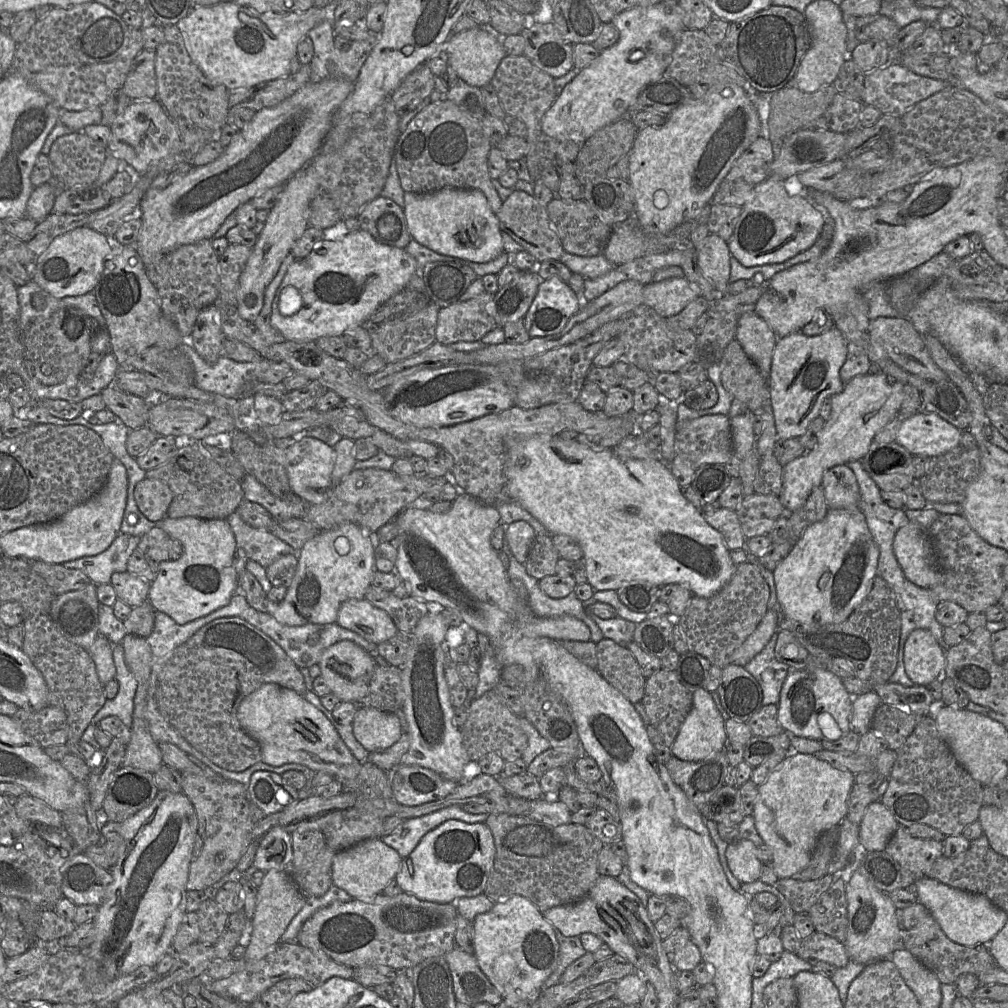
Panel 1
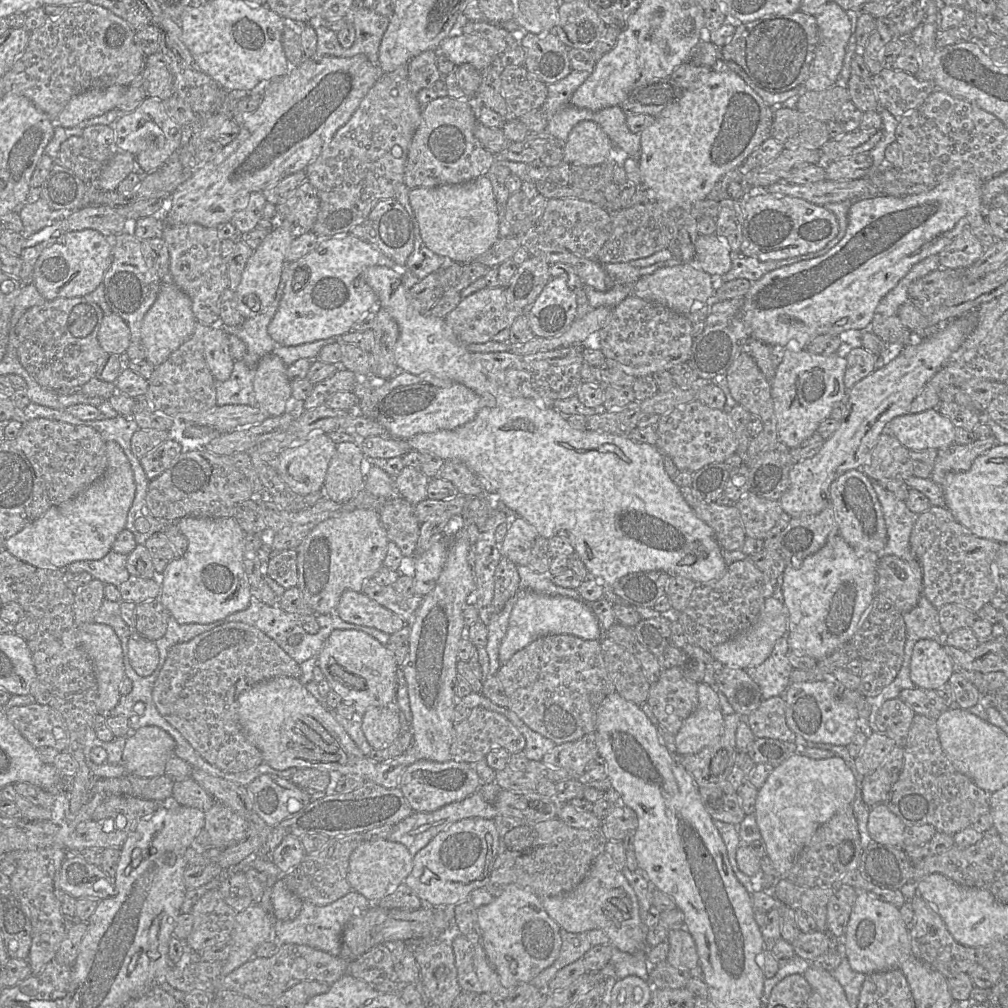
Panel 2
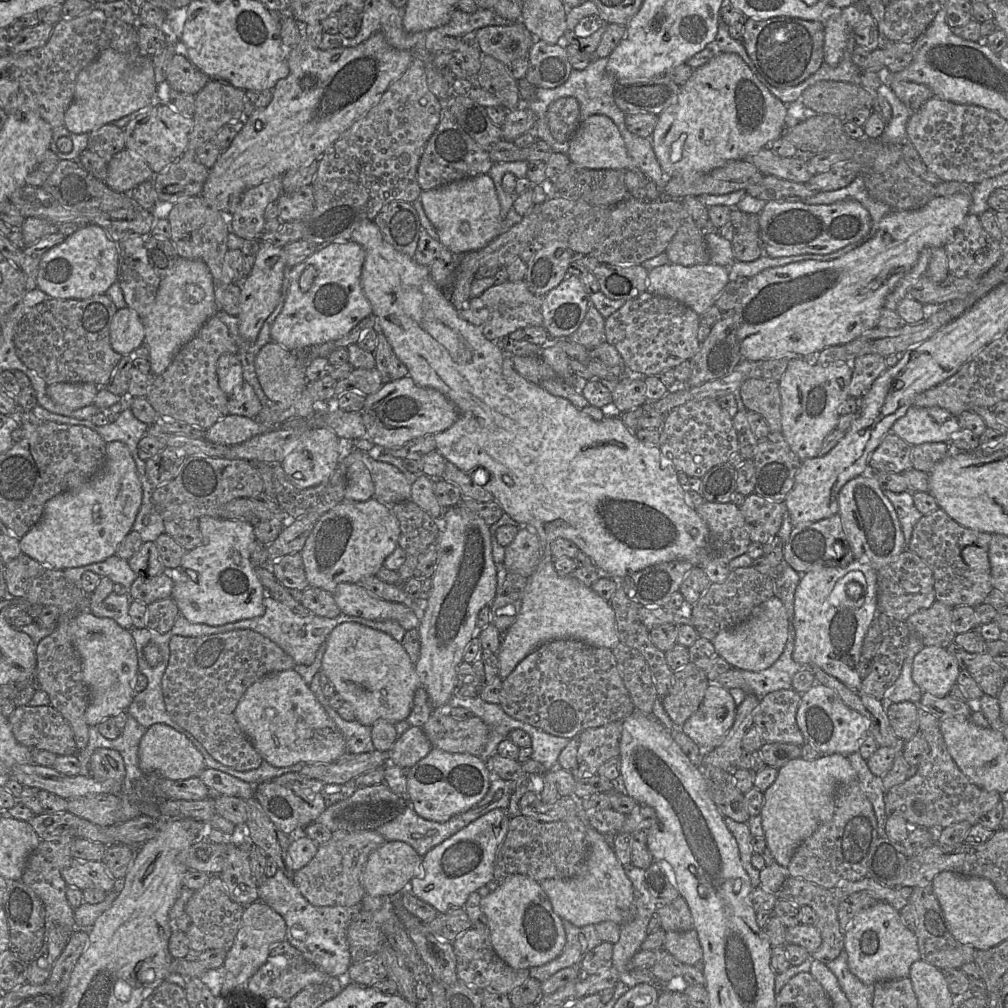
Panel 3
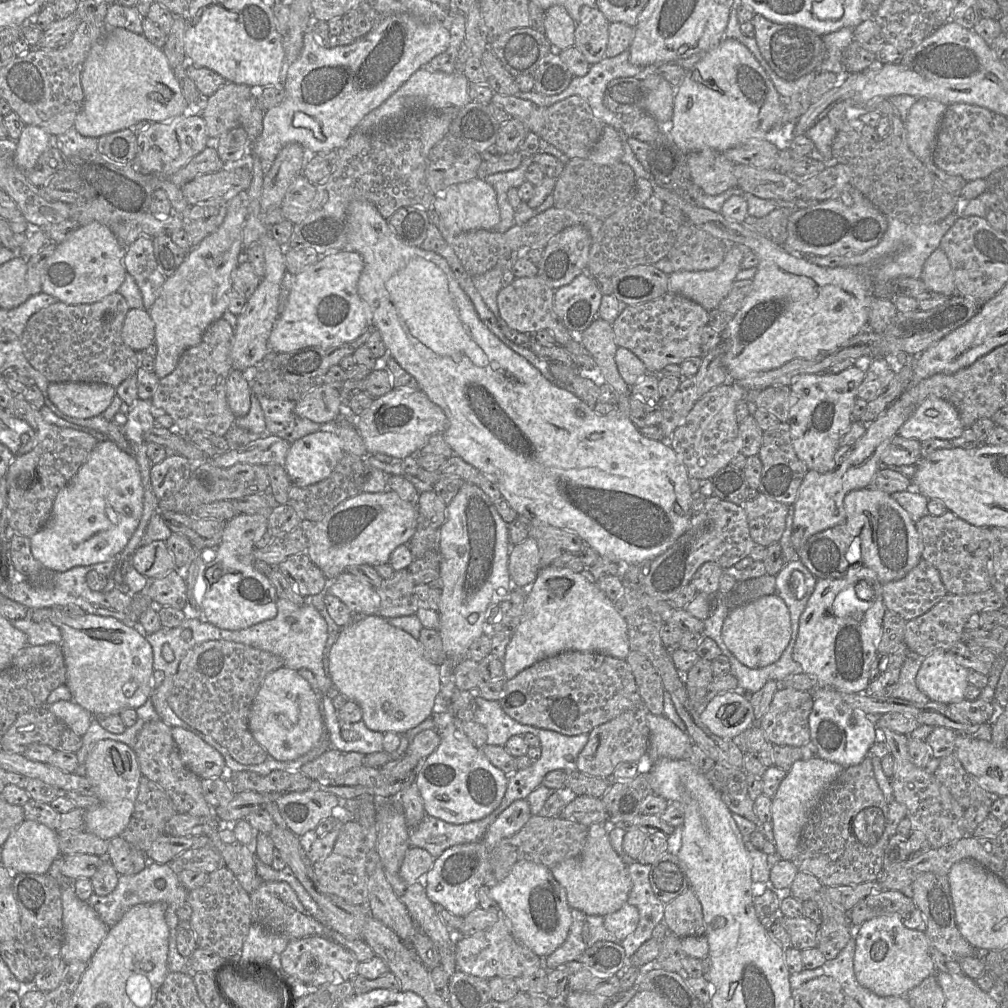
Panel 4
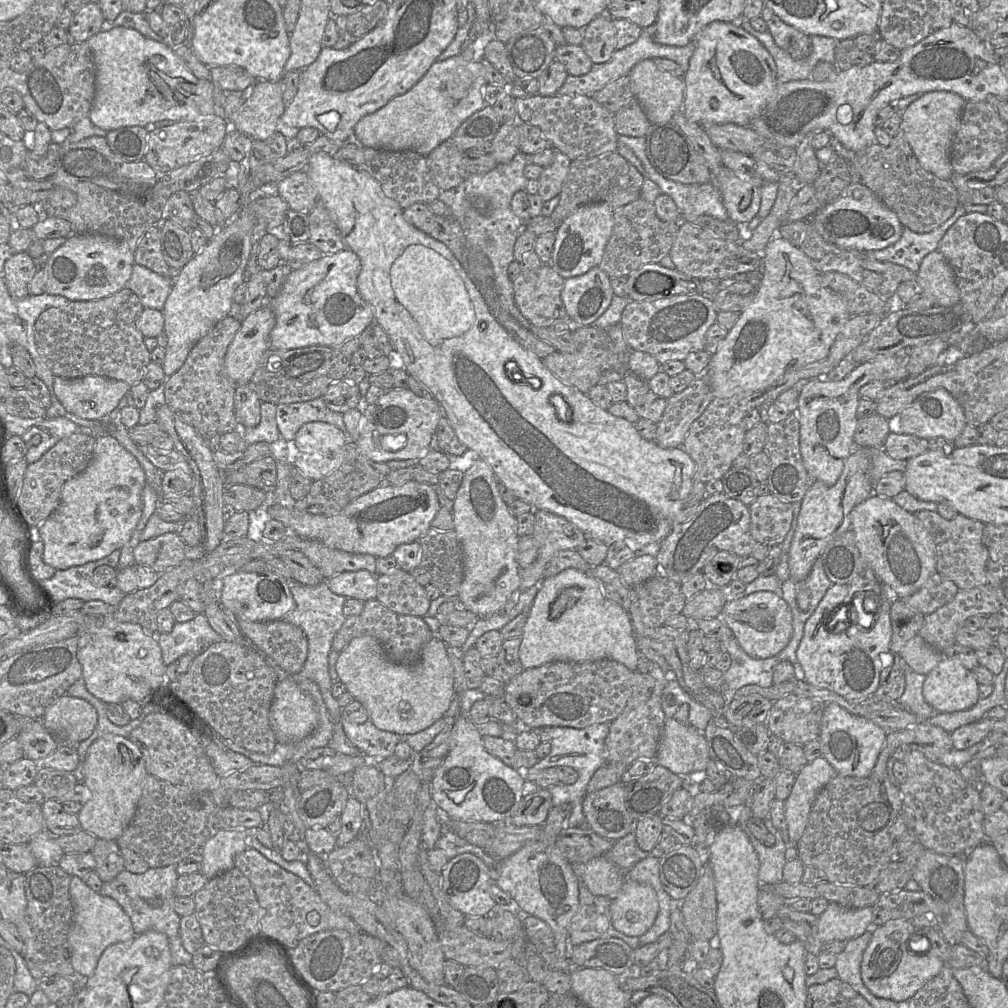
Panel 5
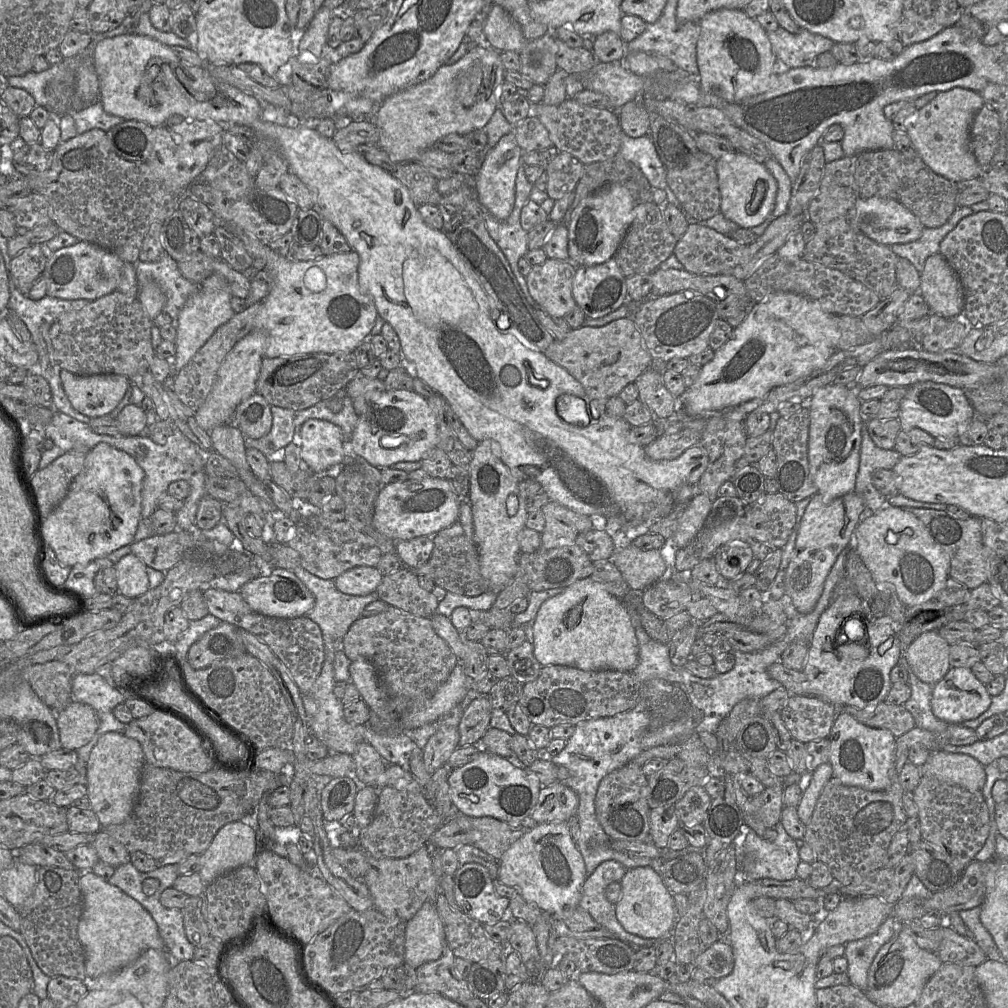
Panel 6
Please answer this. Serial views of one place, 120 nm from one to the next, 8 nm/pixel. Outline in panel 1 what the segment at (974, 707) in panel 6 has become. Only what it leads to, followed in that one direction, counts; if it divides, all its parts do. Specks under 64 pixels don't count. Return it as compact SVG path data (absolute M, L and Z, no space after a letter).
M926 629L913 630L904 644L904 666L907 676L917 686L941 680L946 666L945 650Z

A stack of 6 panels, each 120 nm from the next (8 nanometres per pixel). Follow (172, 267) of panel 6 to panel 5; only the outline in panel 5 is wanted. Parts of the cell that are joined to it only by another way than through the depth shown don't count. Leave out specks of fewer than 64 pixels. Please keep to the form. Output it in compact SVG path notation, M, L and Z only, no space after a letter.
M134 263L126 288L133 291L144 308L162 311L172 290L173 278L159 275Z

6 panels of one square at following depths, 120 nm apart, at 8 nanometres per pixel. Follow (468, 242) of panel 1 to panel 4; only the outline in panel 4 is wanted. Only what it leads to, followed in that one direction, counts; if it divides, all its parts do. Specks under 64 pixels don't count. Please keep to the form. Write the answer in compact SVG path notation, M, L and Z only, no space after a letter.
M476 177L467 182L453 185L435 195L432 209L439 214L445 226L450 230L468 232L484 229L492 231L500 222L496 191L482 178Z

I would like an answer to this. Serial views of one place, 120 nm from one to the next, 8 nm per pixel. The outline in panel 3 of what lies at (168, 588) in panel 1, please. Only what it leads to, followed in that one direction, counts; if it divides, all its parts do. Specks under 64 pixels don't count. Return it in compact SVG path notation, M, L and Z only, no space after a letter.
M210 516L200 517L198 519L198 522L199 522L199 530L202 535L202 542L200 543L199 546L190 551L187 551L183 555L180 565L178 566L178 568L180 569L180 578L177 582L174 582L171 592L170 598L173 599L175 604L177 605L179 614L182 615L190 623L205 624L209 626L220 626L231 622L237 622L239 620L251 619L262 616L265 611L263 606L265 589L258 580L255 568L252 566L250 561L250 546L255 542L254 526L244 521L214 518Z

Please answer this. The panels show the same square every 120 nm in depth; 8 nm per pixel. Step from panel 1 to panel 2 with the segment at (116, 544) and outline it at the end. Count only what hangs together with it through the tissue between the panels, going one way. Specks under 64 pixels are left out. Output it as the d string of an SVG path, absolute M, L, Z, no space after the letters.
M109 551L99 560L82 560L68 565L65 570L71 572L88 572L94 579L104 584L119 587L130 574L126 569L127 555Z

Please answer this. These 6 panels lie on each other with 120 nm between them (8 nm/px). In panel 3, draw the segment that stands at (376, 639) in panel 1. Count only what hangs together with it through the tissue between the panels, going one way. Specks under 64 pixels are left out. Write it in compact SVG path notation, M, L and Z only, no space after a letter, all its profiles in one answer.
M339 583L332 596L342 614L367 620L394 620L406 631L418 627L419 613L402 604L384 601L365 590L359 584Z

